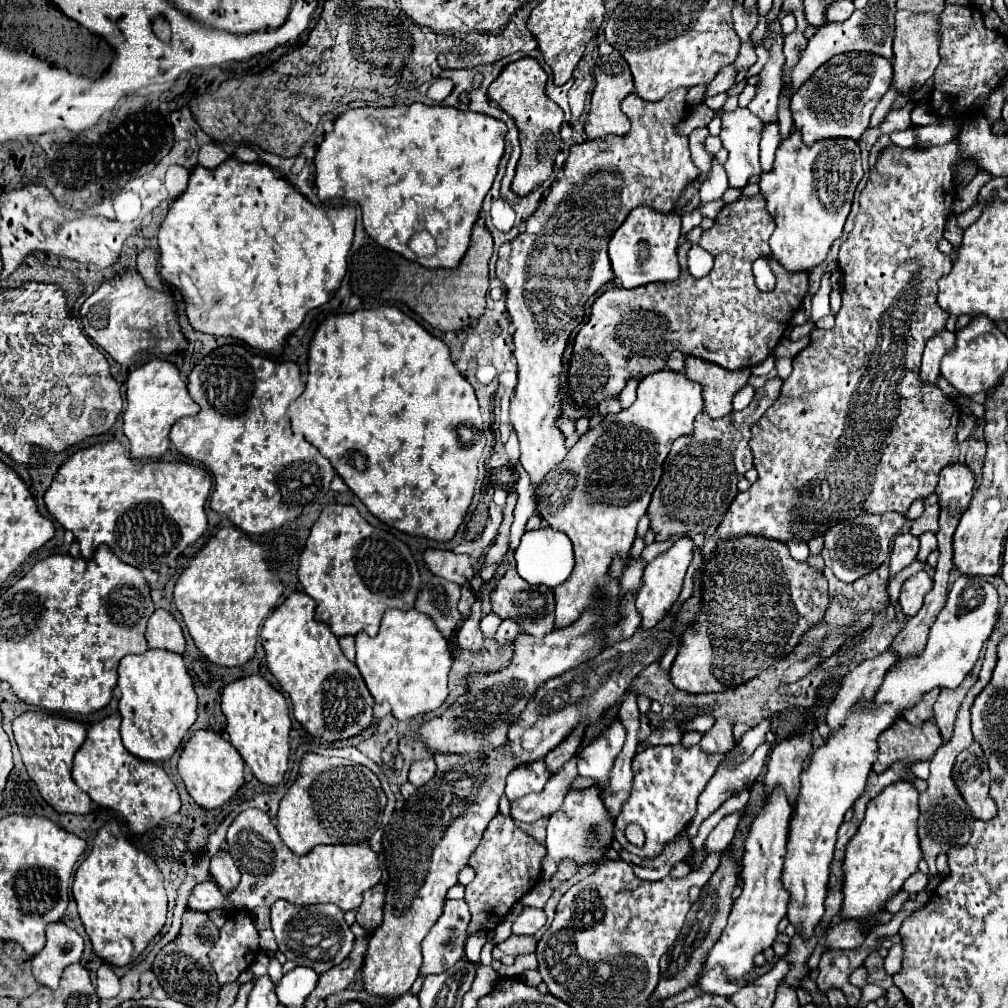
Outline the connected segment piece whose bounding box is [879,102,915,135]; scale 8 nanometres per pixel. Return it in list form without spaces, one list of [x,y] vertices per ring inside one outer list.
[[[911,102],[911,108],[908,109],[902,108],[899,110],[890,109],[885,120],[881,123],[880,131],[882,134],[890,135],[895,131],[904,131],[907,130],[912,122],[910,119],[910,112],[915,107],[915,104]]]

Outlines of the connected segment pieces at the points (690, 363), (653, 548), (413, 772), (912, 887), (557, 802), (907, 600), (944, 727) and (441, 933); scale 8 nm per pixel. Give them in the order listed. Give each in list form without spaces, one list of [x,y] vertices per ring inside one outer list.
[[[687,356],[685,358],[685,376],[701,384],[703,390],[703,406],[711,418],[723,418],[733,410],[731,400],[747,384],[751,370],[725,370],[711,362],[703,362],[701,358]]]
[[[667,538],[665,542],[653,542],[653,544],[649,544],[649,546],[645,546],[645,550],[643,550],[643,558],[647,560],[647,562],[651,562],[653,558],[657,558],[661,552],[665,552],[665,550],[669,550],[673,546],[673,538]]]
[[[429,758],[429,760],[419,760],[419,762],[413,762],[411,764],[411,770],[409,770],[409,782],[413,782],[417,788],[423,786],[429,778],[433,778],[435,774],[435,760]]]
[[[915,872],[915,874],[903,884],[903,890],[909,892],[909,894],[917,894],[917,892],[925,890],[925,886],[927,886],[927,874]]]
[[[571,758],[549,778],[543,792],[529,794],[511,802],[511,818],[519,822],[535,822],[539,818],[549,818],[557,810],[557,806],[561,806],[569,782],[573,782],[573,778],[577,776],[575,766],[577,762],[575,758]]]
[[[917,572],[905,584],[901,586],[901,596],[899,596],[899,606],[905,616],[915,616],[919,608],[923,606],[925,594],[931,590],[933,580],[927,576],[927,572]]]
[[[969,674],[969,678],[965,678],[965,682],[957,688],[957,690],[941,690],[937,702],[935,702],[935,724],[941,730],[941,738],[943,742],[947,742],[953,734],[953,722],[957,716],[957,710],[967,694],[967,690],[975,684],[975,676]]]
[[[447,900],[441,918],[423,940],[423,964],[419,976],[441,974],[465,952],[469,910],[463,900]]]

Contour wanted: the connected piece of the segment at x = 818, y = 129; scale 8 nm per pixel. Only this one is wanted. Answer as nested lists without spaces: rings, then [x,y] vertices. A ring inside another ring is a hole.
[[[845,52],[833,56],[829,62],[819,66],[815,74],[805,80],[797,94],[791,96],[791,114],[793,128],[801,132],[805,146],[811,146],[819,140],[837,140],[851,138],[859,142],[861,134],[869,126],[869,118],[885,96],[893,82],[891,60],[879,54],[865,52]]]

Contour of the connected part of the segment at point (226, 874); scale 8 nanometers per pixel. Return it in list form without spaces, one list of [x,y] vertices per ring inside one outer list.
[[[221,850],[221,852],[217,852],[213,856],[213,862],[211,862],[211,878],[225,892],[231,892],[231,890],[237,888],[237,884],[241,880],[241,874],[239,874],[233,858],[229,856],[229,852]]]

